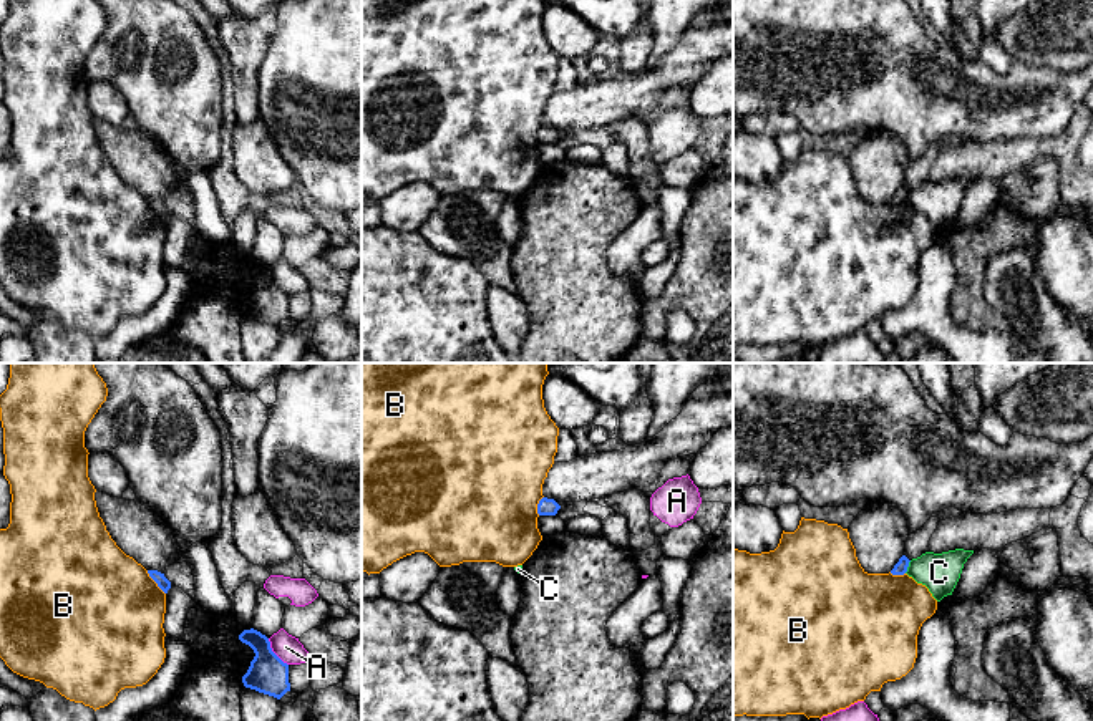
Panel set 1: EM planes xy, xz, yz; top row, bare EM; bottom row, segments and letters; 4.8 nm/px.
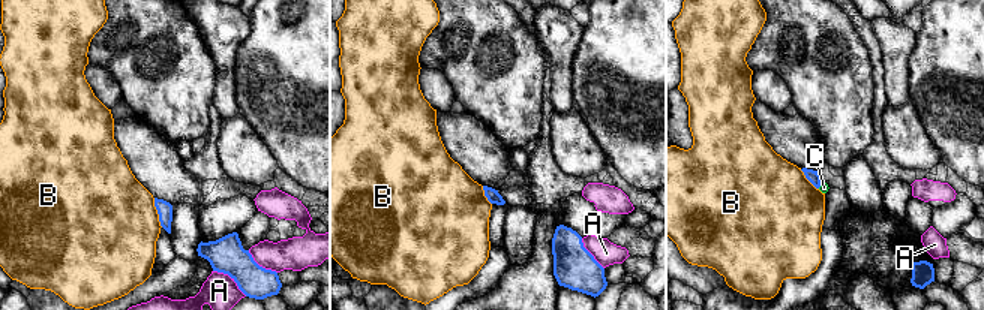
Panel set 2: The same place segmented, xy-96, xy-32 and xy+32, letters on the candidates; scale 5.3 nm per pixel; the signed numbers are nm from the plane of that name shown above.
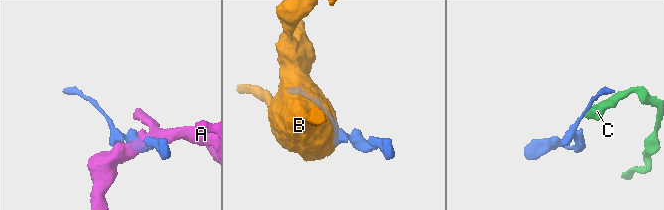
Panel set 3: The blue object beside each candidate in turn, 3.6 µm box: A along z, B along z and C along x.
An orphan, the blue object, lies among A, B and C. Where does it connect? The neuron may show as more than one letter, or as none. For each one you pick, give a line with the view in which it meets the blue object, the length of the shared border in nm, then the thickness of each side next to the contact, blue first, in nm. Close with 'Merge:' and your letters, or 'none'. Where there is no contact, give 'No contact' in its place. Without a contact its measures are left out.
B: Touches blue in xy. Shared border 150 nm. Thickness 60 nm (blue) against 480 nm
Merge: B

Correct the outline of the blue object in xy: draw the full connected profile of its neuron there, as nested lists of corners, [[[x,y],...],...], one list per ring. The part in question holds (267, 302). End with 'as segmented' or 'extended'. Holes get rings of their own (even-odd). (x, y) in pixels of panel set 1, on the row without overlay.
[[[250,257],[244,259],[239,269],[255,282],[247,302],[242,305],[244,315],[277,328],[290,320],[289,293],[272,280],[269,267]]] | as segmented

